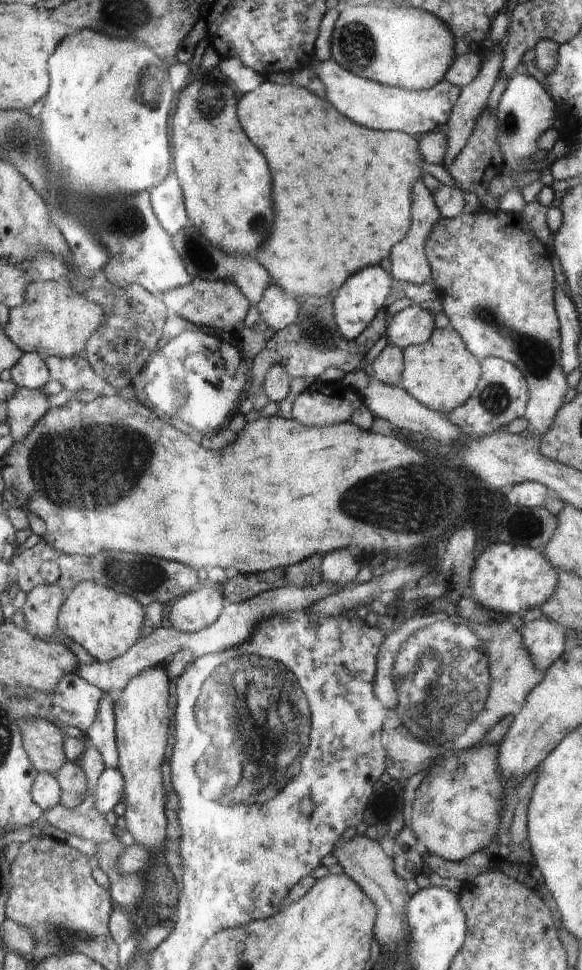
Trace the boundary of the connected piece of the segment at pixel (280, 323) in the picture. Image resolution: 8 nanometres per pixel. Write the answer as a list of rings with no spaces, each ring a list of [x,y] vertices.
[[[275,282],[264,290],[256,305],[262,321],[277,331],[292,327],[301,312],[300,304]]]

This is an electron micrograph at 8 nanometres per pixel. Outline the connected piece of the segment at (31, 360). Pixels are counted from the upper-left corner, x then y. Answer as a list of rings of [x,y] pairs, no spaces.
[[[24,353],[11,369],[11,382],[18,388],[40,390],[51,379],[45,358],[38,353]]]

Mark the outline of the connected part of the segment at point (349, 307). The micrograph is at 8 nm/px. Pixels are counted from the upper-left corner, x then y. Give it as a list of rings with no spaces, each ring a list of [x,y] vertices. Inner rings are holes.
[[[380,266],[364,268],[350,276],[345,284],[332,296],[332,312],[340,338],[355,340],[372,323],[374,316],[385,308],[386,299],[392,294],[392,276]]]

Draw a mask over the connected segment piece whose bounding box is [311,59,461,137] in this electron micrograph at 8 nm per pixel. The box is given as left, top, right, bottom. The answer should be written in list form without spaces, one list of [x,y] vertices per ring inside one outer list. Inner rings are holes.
[[[333,59],[324,62],[316,60],[311,66],[312,72],[316,72],[316,76],[326,88],[326,100],[342,116],[374,130],[399,131],[416,137],[417,134],[425,135],[431,131],[445,129],[452,108],[461,94],[460,88],[445,79],[433,88],[410,91],[355,76]]]

